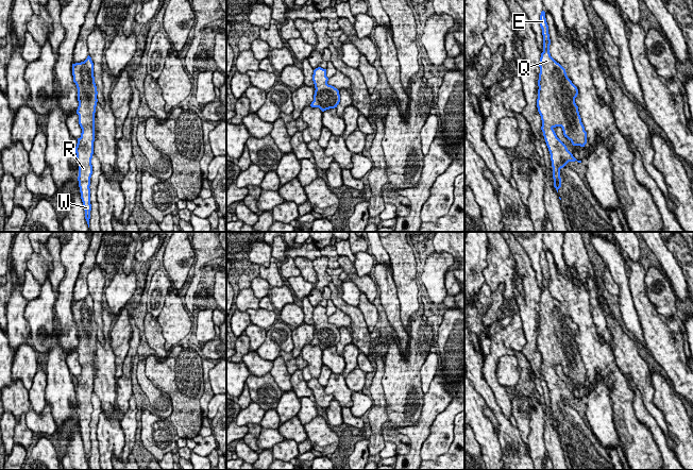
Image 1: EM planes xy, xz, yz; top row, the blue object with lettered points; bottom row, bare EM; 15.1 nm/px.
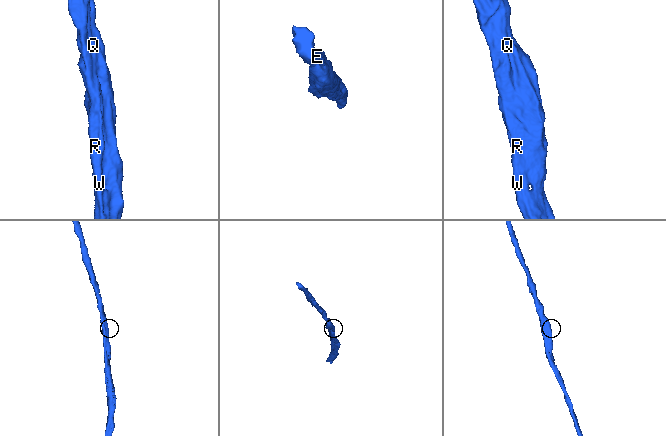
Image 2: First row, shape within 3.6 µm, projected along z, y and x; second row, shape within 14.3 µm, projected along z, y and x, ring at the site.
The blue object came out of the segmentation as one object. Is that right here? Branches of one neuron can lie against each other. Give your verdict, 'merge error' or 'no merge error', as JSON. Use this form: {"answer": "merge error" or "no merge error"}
{"answer": "no merge error"}

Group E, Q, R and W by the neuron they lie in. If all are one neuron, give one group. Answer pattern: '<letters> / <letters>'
E Q R W

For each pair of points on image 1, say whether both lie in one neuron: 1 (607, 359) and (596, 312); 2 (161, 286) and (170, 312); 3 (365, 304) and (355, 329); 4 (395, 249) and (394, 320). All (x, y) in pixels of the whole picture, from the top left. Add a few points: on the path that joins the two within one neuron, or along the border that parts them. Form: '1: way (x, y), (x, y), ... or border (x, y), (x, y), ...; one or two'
1: border (593, 318), (598, 336), (612, 352); two
2: border (170, 288), (163, 308), (156, 318); two
3: border (356, 306), (360, 311), (367, 329), (370, 332); two
4: border (390, 265), (393, 271), (393, 282), (400, 309); two

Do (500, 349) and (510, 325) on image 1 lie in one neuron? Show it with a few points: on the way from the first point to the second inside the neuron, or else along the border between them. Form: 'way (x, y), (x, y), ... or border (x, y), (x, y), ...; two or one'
way (500, 343), (500, 339), (508, 331); one

